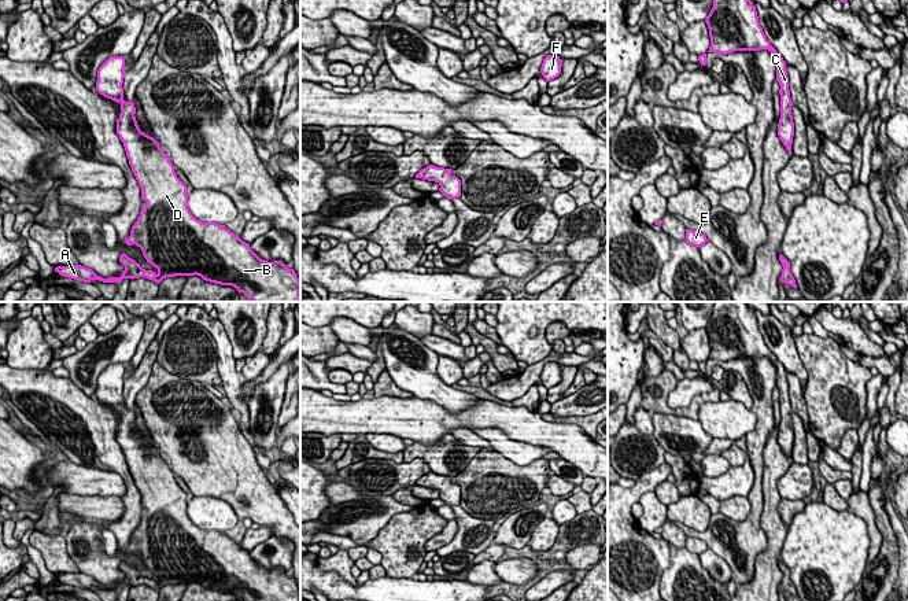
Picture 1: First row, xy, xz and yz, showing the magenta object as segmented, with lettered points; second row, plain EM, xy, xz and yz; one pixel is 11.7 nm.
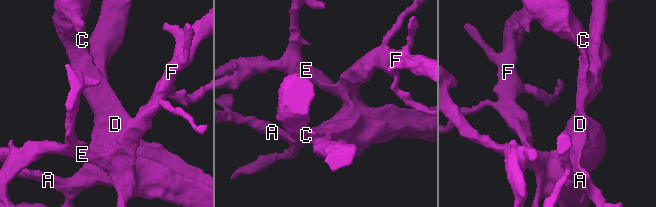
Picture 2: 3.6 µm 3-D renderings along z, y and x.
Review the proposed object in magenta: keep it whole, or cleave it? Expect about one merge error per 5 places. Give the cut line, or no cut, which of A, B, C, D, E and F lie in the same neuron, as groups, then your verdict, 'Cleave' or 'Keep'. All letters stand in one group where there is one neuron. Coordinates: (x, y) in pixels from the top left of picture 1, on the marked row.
No split. Groups: A B C D E F. Keep

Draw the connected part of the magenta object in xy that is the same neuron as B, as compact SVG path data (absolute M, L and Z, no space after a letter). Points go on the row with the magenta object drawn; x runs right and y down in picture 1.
M110 56L97 70L96 91L107 99L121 104L121 114L117 119L117 134L123 143L132 172L141 188L141 199L147 202L141 207L140 217L125 240L128 246L136 244L141 248L148 263L158 272L145 270L125 252L119 262L125 270L119 277L103 279L92 269L81 265L58 266L63 277L84 283L99 280L103 283L121 283L123 279L145 277L160 283L166 277L200 276L203 280L232 285L239 294L243 292L254 302L300 302L300 281L294 269L288 269L281 261L267 262L261 259L237 235L217 222L202 222L188 209L187 185L177 177L174 166L159 143L140 130L136 121L136 107L132 102L123 100L125 58Z

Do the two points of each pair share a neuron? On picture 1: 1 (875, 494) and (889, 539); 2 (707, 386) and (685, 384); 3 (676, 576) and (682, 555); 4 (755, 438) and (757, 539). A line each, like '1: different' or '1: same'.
1: same
2: same
3: same
4: same

